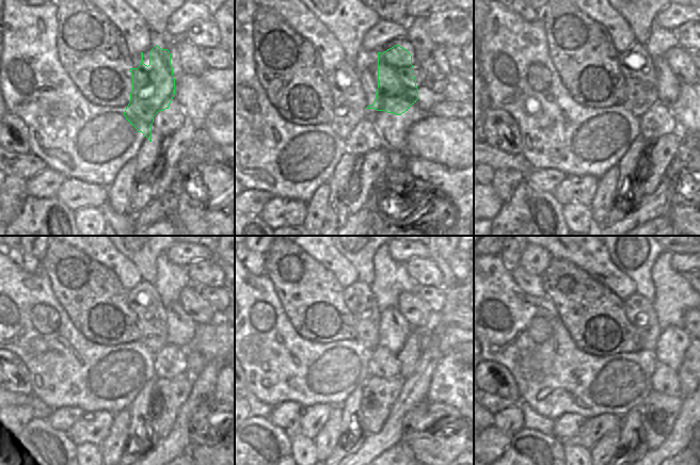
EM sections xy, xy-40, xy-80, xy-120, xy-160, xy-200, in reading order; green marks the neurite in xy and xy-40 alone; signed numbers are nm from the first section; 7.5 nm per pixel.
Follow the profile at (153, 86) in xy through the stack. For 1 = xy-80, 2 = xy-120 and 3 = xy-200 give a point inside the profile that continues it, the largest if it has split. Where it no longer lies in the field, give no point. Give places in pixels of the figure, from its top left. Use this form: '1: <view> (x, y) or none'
1: xy-80 (636, 65)
2: xy-120 (143, 299)
3: xy-200 (608, 299)

